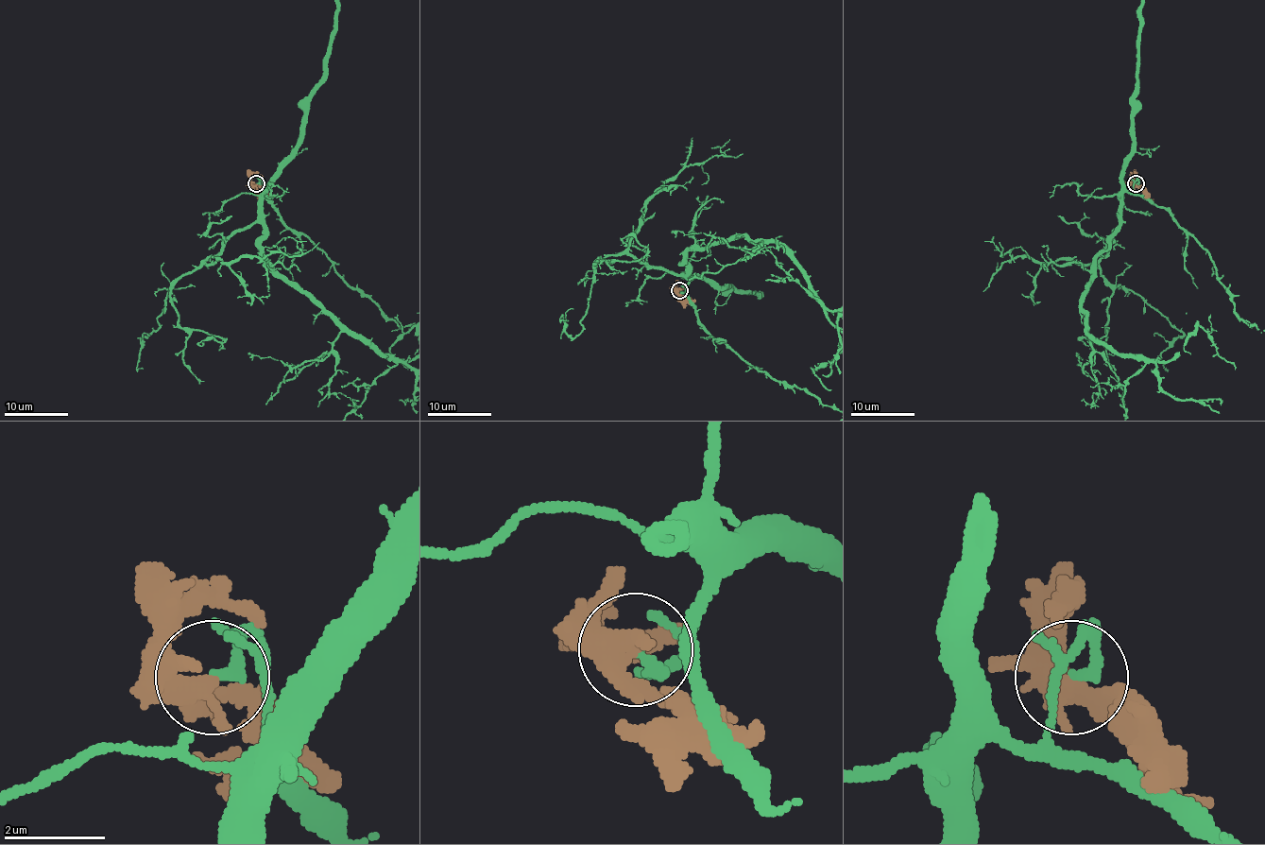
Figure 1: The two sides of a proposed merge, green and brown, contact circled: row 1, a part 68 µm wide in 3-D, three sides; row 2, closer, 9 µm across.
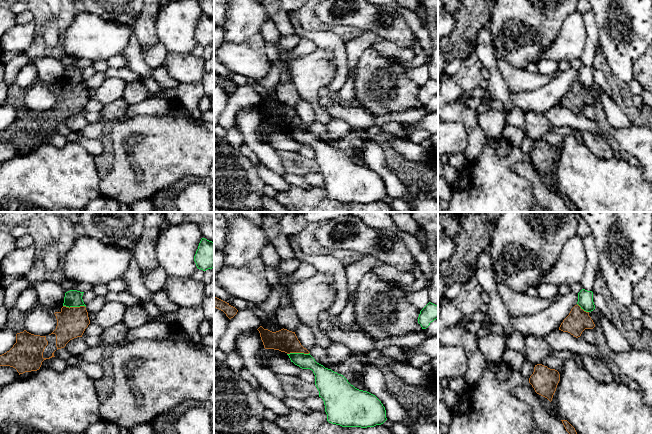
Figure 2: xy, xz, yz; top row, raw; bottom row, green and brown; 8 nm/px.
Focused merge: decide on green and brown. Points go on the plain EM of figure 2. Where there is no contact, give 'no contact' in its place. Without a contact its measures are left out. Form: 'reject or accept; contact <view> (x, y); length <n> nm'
reject; contact xy (74, 82); length 180 nm

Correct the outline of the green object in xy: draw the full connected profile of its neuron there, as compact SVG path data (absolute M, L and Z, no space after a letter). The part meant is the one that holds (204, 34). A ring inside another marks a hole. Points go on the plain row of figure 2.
M202 14L194 32L194 37L197 44L203 47L214 44L214 18Z

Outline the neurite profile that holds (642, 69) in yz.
M652 44L635 61L633 79L638 81L645 91L652 94Z

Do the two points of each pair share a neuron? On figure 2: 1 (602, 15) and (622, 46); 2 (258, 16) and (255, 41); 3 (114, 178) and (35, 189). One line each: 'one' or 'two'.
1: one
2: two
3: two

